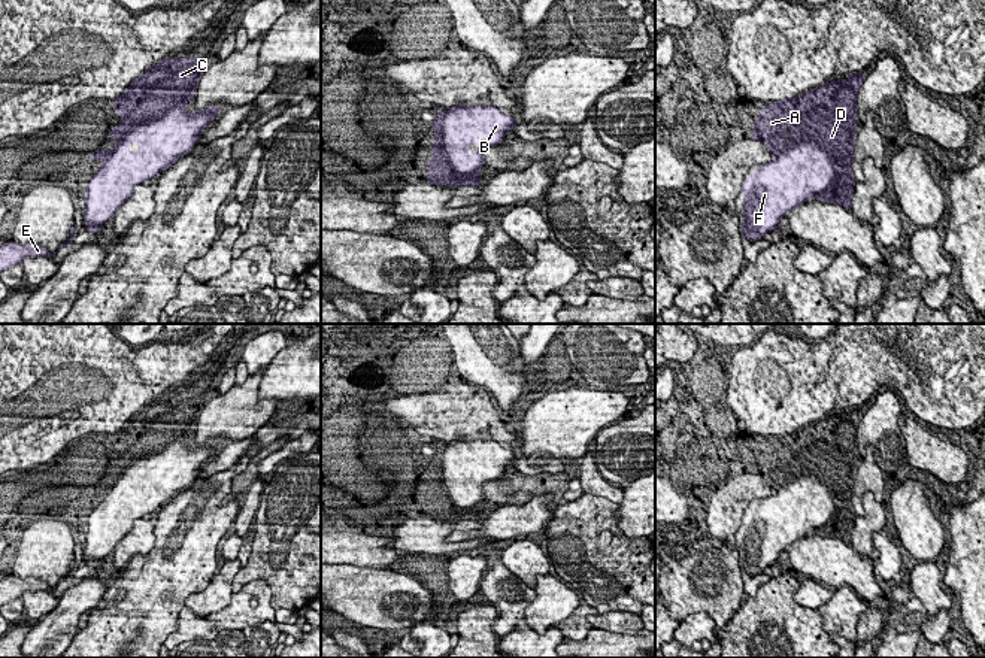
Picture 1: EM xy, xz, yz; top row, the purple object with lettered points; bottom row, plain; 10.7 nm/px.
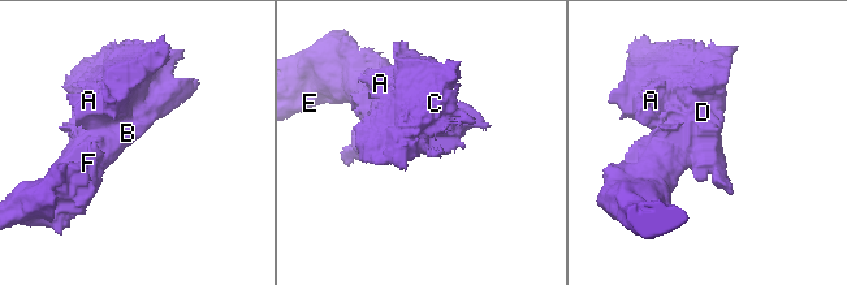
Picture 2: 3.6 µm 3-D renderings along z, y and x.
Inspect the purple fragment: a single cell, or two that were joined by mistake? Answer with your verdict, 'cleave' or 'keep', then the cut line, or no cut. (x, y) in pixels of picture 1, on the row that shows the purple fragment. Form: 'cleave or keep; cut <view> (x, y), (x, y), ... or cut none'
keep; cut none

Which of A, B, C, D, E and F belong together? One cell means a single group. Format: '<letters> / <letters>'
A B C D E F

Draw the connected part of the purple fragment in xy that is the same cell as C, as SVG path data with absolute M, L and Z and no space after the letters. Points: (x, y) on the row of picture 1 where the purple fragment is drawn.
M194 57L164 58L157 61L145 75L139 75L115 98L115 110L121 115L121 122L109 130L109 136L116 140L115 148L88 154L100 161L100 170L91 176L84 198L84 224L93 234L113 218L116 209L130 198L136 185L154 179L157 173L191 152L200 142L203 130L219 115L221 109L216 106L197 112L188 110L187 103L194 100L204 72L206 67L197 63Z

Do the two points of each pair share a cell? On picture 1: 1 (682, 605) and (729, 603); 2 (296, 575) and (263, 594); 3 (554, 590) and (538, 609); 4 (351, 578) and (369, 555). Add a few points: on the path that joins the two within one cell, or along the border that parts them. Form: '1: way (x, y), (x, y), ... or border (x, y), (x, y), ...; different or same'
1: border (733, 564), (726, 588), (720, 593); different
2: border (236, 591), (264, 581), (275, 610); different
3: way (552, 594), (542, 605); same
4: border (336, 563), (382, 569); different

